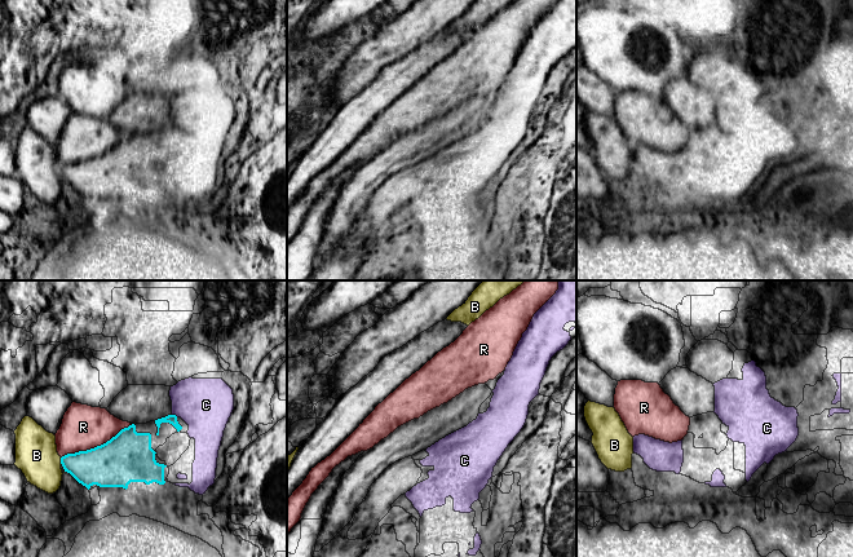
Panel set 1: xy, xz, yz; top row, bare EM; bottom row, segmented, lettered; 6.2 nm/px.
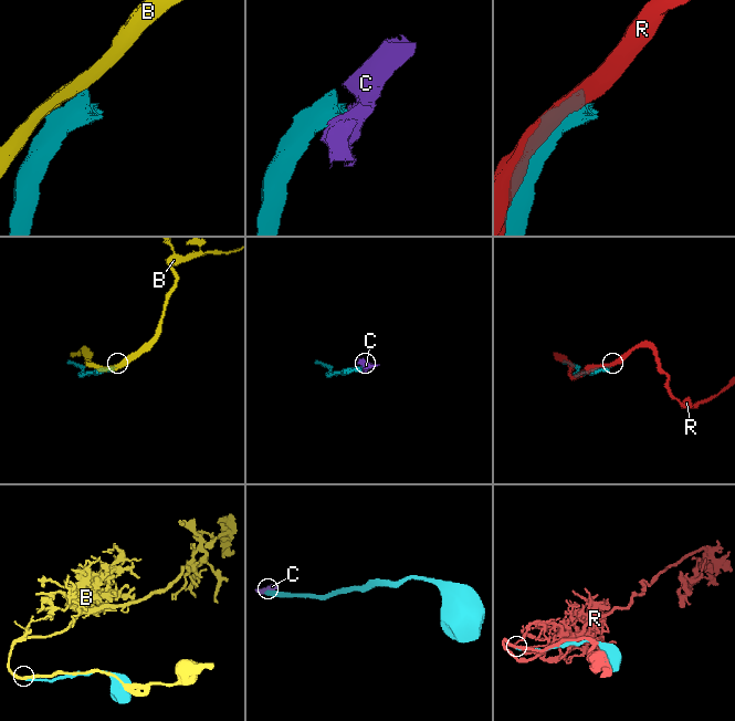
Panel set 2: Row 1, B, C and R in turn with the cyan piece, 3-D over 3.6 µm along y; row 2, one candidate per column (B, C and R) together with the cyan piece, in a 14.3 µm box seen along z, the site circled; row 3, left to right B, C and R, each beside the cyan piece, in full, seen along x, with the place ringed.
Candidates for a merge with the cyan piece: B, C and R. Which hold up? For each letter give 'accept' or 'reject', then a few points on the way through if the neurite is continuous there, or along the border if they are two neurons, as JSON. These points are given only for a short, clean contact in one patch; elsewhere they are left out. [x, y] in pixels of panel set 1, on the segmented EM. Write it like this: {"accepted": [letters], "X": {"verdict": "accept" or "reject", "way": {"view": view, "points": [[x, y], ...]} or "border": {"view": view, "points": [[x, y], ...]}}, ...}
{"accepted": ["C"], "B": {"verdict": "reject"}, "C": {"verdict": "accept", "way": {"view": "xy", "points": [[172, 419], [175, 415], [185, 405], [206, 405]]}}, "R": {"verdict": "reject"}}

